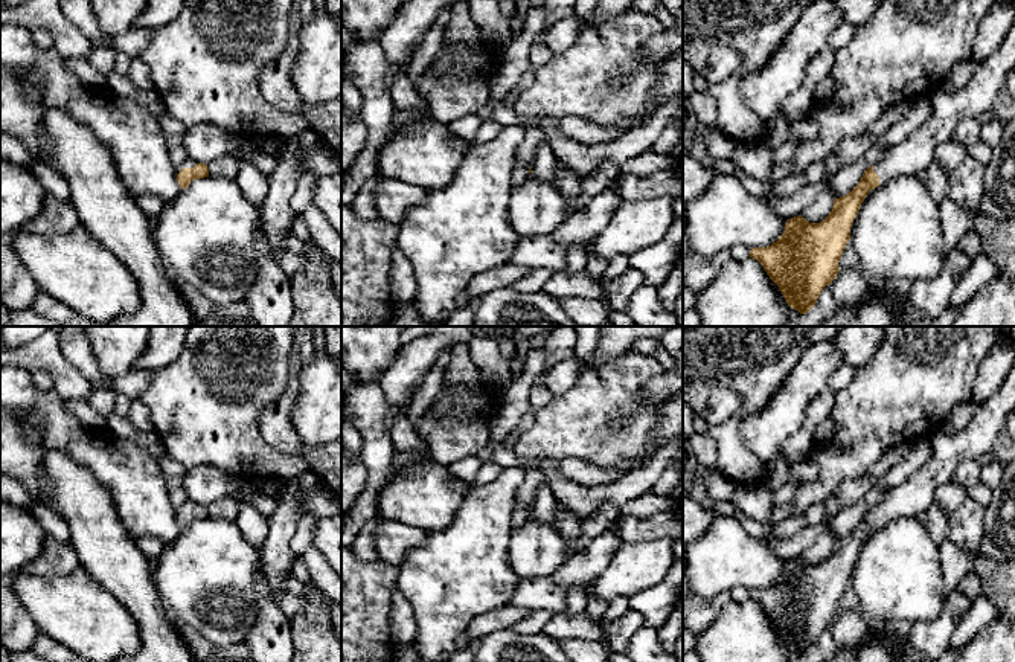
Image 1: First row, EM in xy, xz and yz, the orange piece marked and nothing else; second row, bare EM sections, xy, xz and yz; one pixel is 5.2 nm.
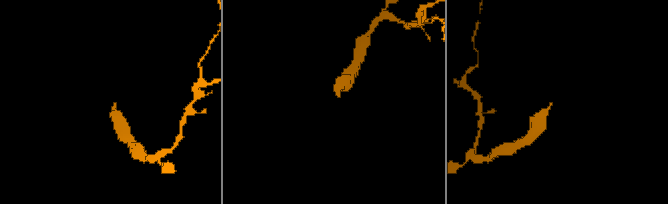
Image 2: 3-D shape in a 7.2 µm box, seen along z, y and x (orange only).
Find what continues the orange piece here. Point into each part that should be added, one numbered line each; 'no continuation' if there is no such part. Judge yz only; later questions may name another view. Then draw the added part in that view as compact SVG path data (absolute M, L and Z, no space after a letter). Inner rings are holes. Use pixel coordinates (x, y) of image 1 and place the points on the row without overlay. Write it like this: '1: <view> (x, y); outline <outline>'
1: yz (912, 498); outline M1015 365L1007 372L1000 389L978 404L971 423L954 435L931 436L930 461L907 482L892 488L884 500L873 506L879 526L901 516L917 517L933 502L934 493L953 479L957 465L969 458L992 452L994 444L1015 409Z

